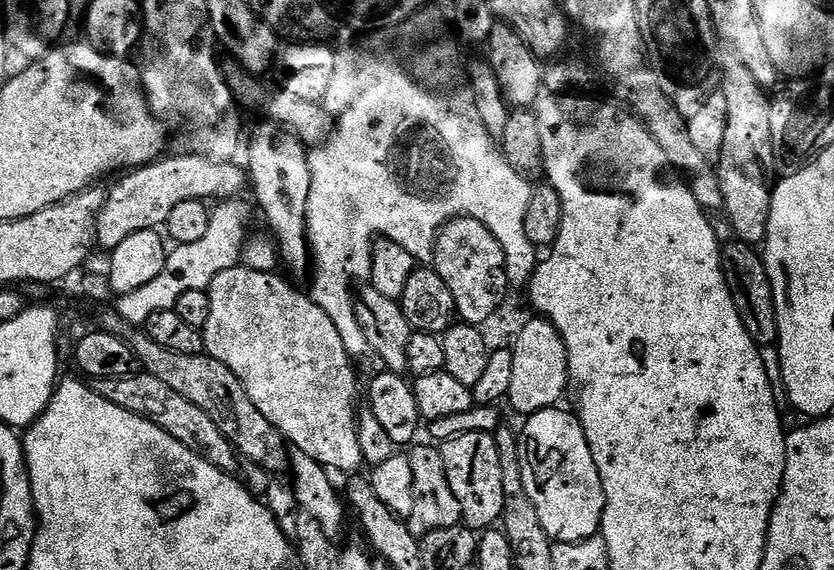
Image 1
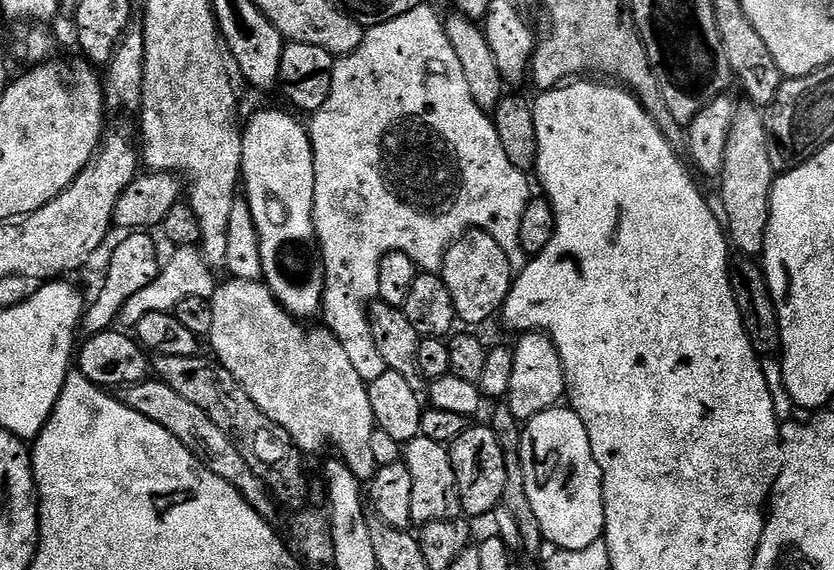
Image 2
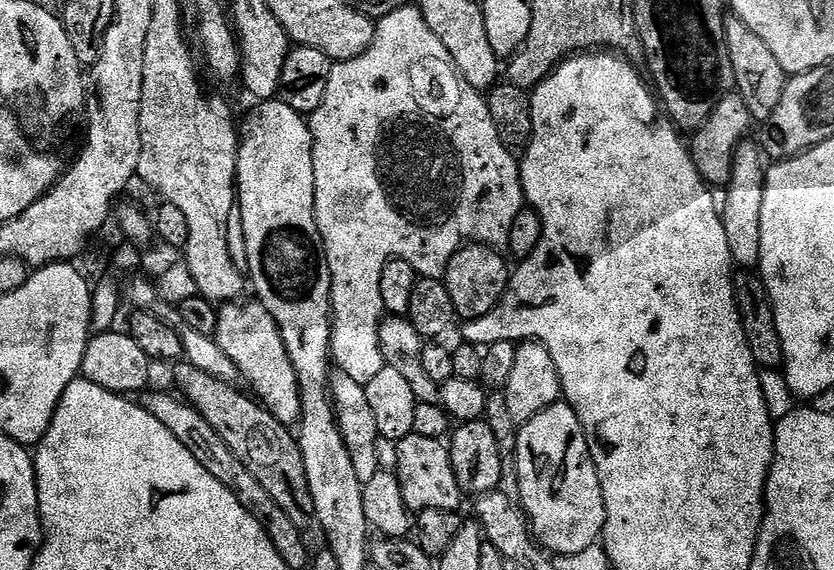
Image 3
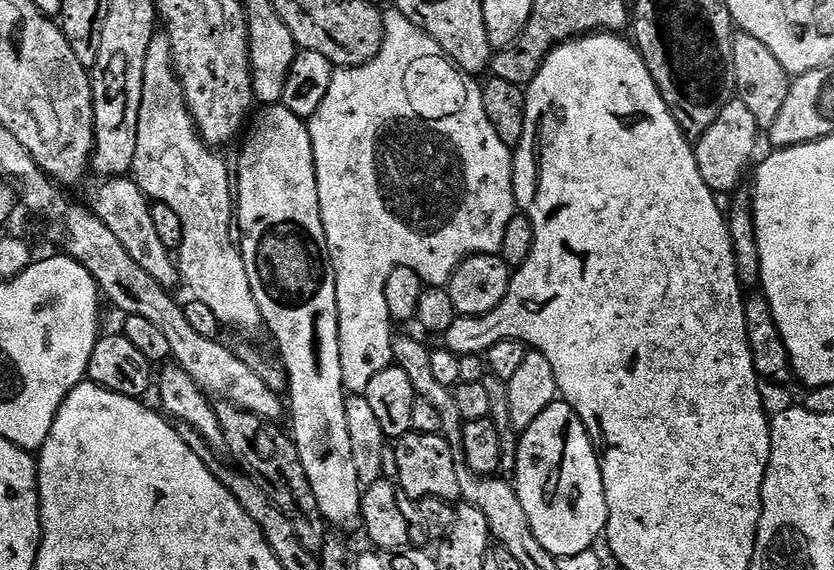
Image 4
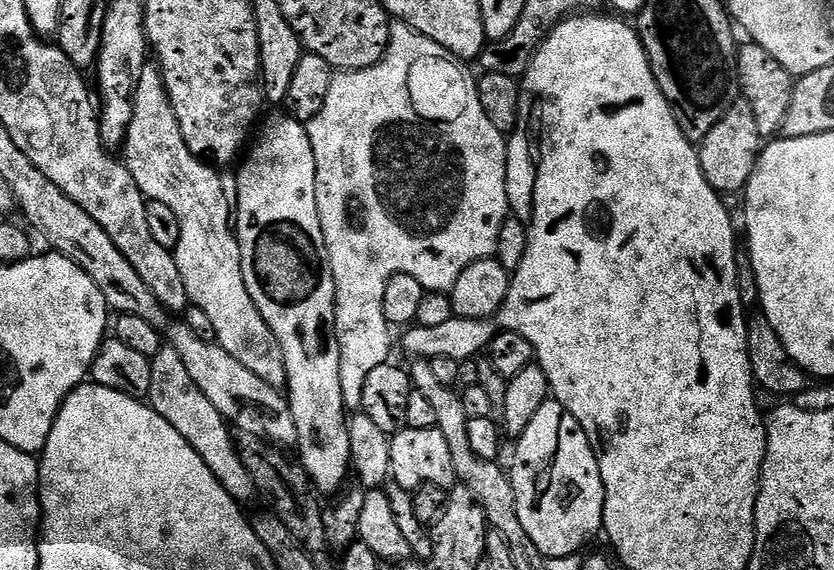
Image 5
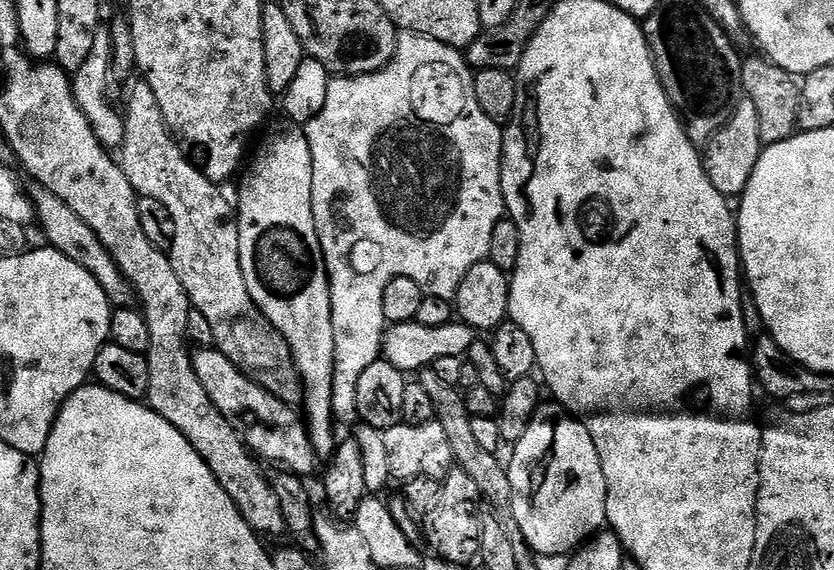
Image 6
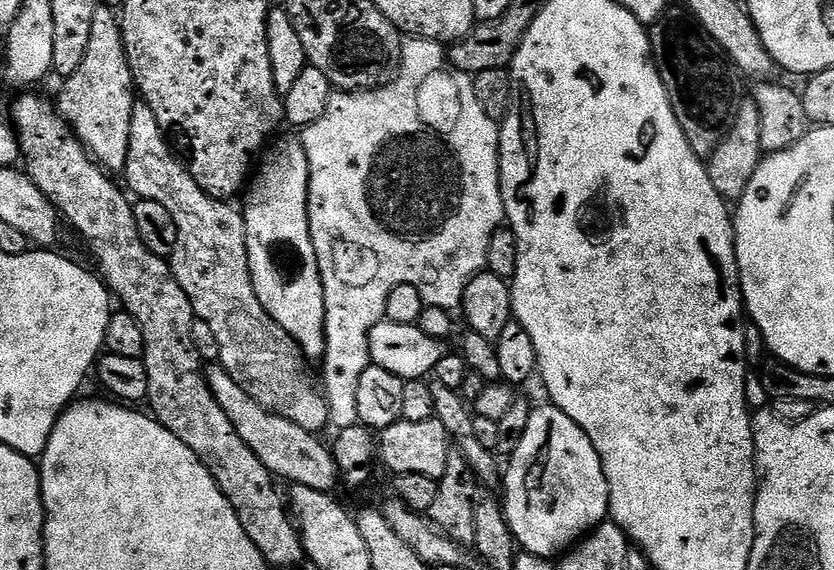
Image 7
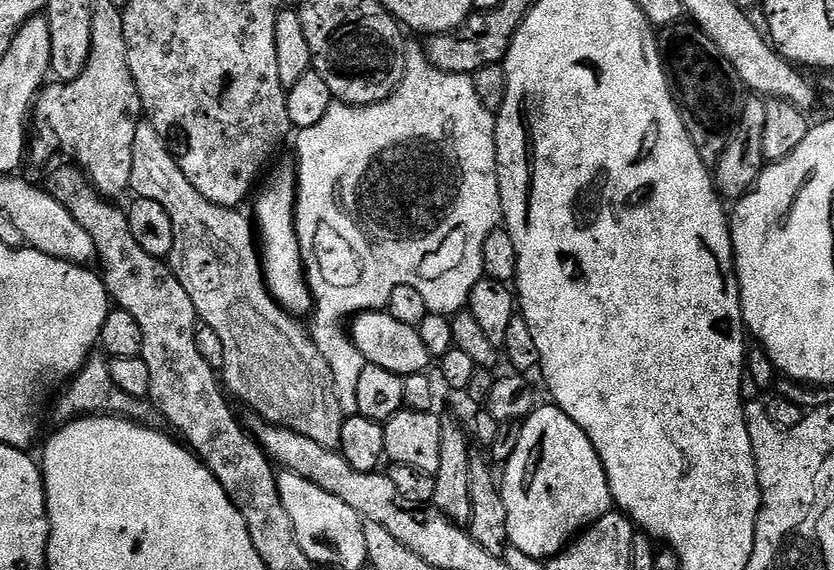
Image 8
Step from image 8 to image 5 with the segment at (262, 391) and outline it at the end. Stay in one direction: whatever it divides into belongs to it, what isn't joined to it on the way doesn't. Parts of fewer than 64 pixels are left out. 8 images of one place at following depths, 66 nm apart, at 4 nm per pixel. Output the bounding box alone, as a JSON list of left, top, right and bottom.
[122,63,288,389]

